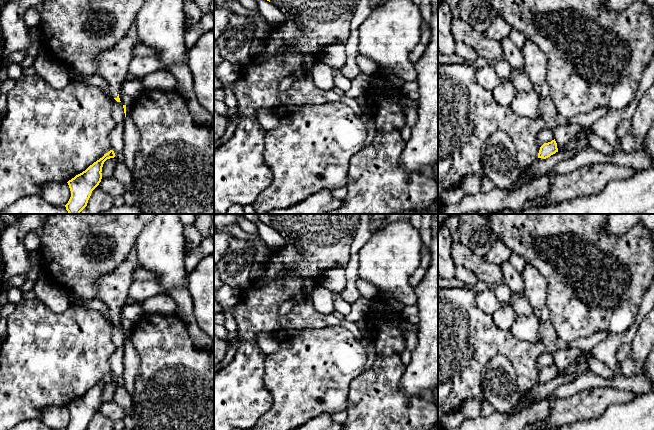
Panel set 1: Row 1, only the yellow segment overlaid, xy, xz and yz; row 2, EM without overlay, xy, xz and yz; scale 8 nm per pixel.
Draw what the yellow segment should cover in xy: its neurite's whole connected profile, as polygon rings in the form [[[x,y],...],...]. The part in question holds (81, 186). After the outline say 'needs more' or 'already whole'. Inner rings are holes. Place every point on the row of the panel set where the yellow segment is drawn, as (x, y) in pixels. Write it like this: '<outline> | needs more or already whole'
[[[110,150],[108,153],[104,154],[102,158],[90,165],[85,171],[67,182],[71,191],[71,197],[65,207],[69,214],[80,214],[87,206],[92,191],[101,182],[101,172],[104,162],[114,157],[114,151]]] | already whole

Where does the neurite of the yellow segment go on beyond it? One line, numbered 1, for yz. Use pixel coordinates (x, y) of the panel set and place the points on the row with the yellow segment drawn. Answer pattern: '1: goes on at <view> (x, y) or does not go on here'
1: does not go on here

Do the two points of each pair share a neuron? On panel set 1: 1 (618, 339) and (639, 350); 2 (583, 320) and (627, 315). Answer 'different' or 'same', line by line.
1: different
2: same

